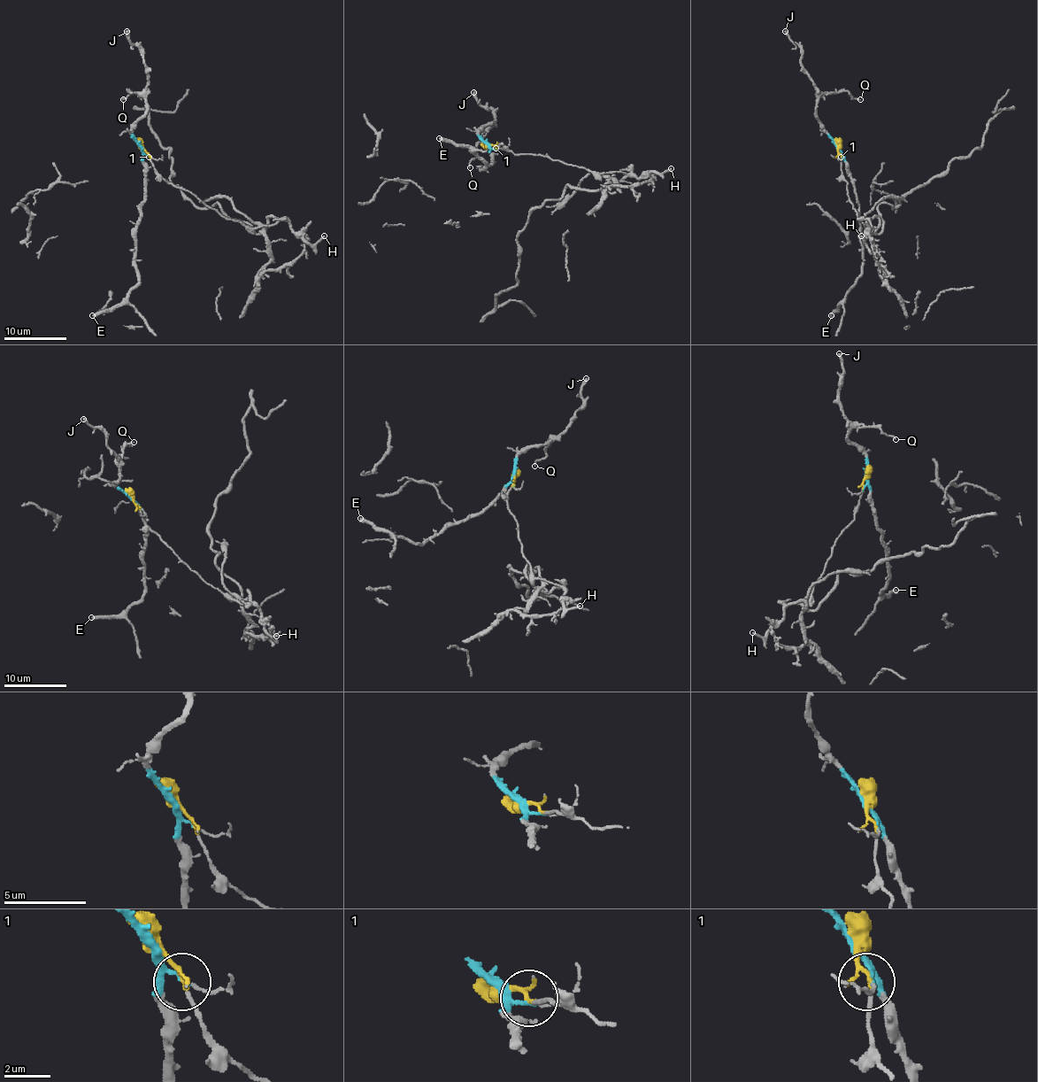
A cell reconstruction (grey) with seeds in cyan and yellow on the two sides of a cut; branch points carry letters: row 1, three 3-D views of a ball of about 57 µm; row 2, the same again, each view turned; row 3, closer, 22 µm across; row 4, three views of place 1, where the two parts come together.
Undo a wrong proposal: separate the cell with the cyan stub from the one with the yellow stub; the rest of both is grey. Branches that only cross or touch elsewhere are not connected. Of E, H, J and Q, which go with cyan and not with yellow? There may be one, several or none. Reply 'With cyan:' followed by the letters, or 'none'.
With cyan: E, J, Q

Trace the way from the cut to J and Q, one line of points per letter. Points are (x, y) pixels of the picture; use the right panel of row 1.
J: (837, 146), (815, 110), (817, 87), (802, 64), (802, 48), (784, 31)
Q: (837, 146), (817, 115), (815, 99), (825, 93), (839, 91), (847, 91), (856, 99), (860, 99)

